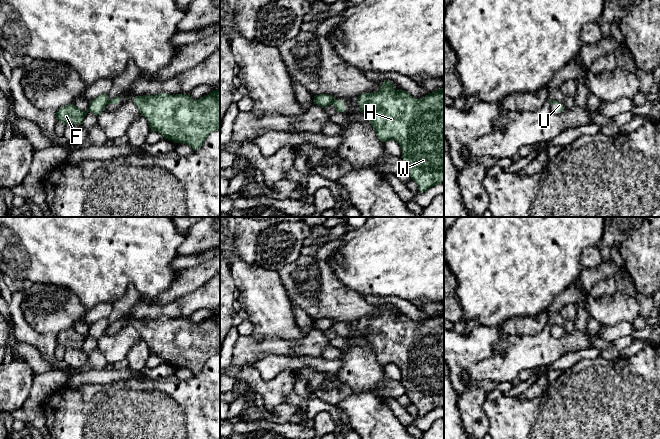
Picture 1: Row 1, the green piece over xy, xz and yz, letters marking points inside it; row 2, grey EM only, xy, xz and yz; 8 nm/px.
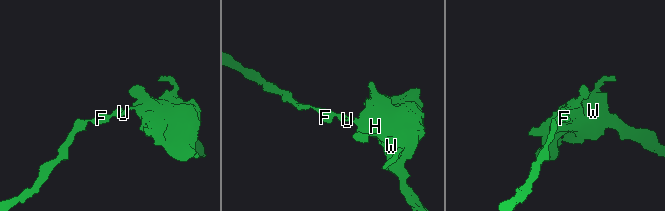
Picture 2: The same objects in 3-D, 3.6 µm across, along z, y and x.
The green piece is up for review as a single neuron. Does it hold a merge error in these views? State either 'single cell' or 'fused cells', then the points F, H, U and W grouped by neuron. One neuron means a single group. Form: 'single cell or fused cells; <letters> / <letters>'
fused cells; F / H U W

